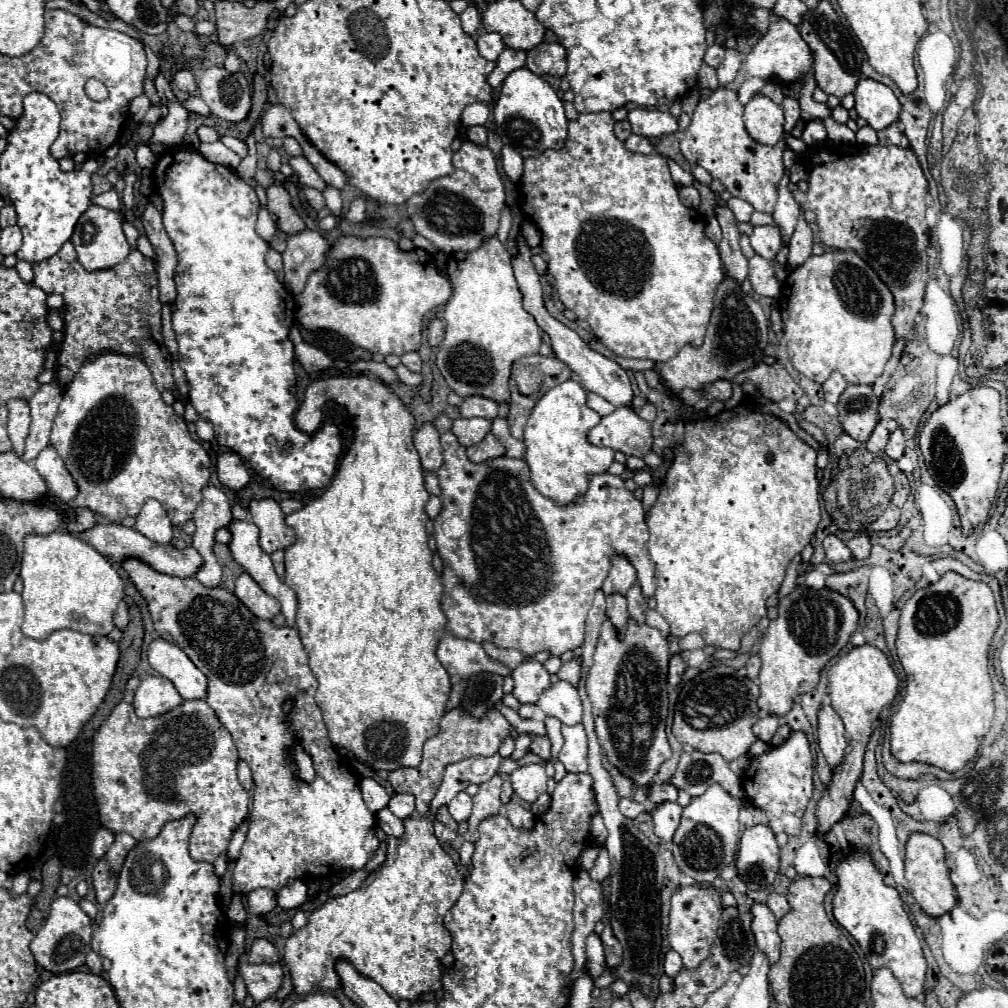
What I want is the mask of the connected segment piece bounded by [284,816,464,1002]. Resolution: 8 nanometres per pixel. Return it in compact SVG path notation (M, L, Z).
M404 818L404 836L398 840L388 840L388 852L382 866L368 874L368 878L360 884L360 888L348 892L340 898L330 898L326 904L316 908L310 914L310 920L304 928L296 930L288 942L284 952L284 962L292 972L294 992L310 994L310 992L333 992L340 986L334 964L338 958L346 958L356 970L374 982L378 982L394 1000L418 1000L418 996L426 992L436 992L442 988L440 978L444 968L440 958L450 950L450 934L442 926L444 914L456 904L462 884L464 872L454 864L454 860L442 850L442 844L434 836L432 820L422 818Z

